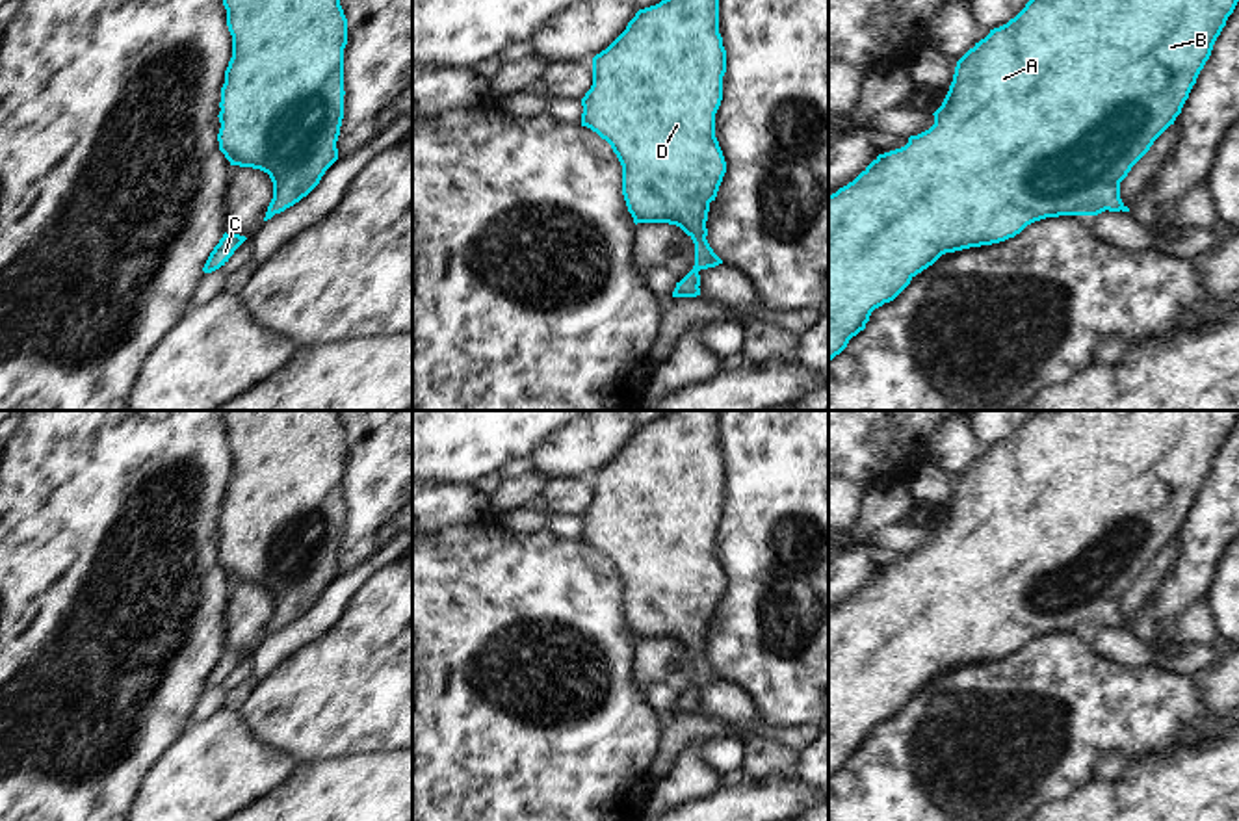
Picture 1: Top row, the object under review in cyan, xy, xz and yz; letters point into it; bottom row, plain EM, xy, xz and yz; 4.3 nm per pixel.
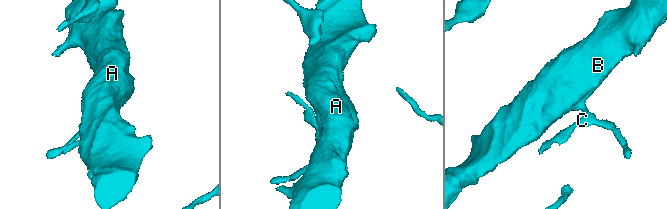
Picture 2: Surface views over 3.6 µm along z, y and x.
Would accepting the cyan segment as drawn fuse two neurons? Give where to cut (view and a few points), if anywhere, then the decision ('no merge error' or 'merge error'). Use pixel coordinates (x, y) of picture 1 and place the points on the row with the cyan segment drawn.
no cut | no merge error

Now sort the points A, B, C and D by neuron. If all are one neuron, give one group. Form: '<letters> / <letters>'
A B C D

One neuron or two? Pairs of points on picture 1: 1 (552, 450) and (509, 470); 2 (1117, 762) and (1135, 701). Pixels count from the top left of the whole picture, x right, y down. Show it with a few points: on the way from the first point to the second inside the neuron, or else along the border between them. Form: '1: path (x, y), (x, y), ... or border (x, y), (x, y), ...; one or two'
1: border (528, 457), (539, 470); two
2: border (1161, 751), (1137, 756), (1106, 753), (1093, 779); two

